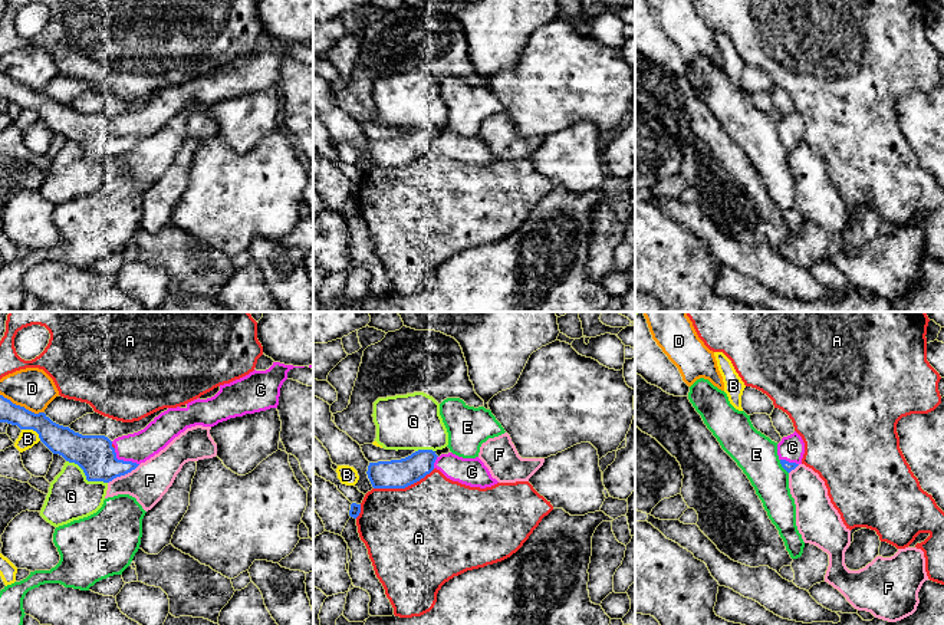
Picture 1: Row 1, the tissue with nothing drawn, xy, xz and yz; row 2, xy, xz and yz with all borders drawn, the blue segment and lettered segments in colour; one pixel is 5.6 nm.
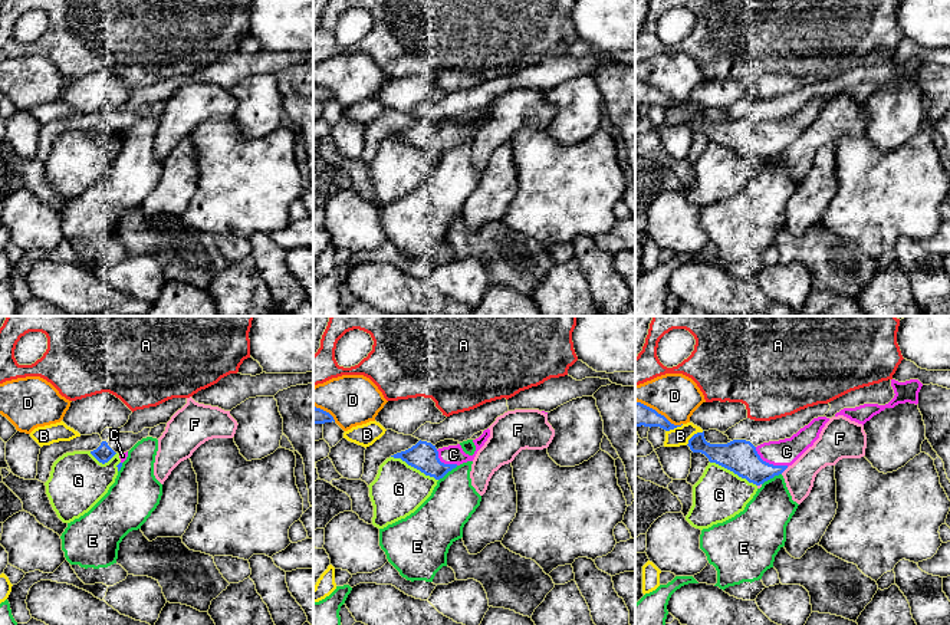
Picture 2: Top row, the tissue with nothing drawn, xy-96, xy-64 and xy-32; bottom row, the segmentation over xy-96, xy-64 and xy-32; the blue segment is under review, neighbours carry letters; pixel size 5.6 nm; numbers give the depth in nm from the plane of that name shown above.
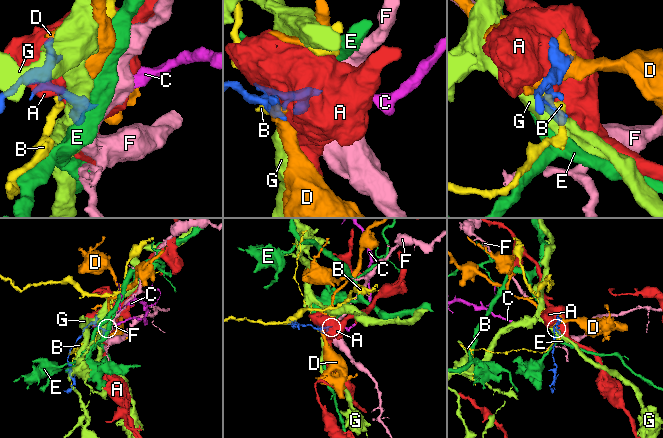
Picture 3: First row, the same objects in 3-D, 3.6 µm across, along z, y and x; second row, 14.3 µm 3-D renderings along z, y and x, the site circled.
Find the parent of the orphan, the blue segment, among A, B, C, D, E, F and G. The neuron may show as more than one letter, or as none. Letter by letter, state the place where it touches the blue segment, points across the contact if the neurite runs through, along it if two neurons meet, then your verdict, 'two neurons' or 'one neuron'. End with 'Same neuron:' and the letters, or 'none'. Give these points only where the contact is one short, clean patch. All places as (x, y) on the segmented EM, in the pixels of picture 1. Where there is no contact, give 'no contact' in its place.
A: xz (404, 487) | two neurons
B: xy (33, 430) | two neurons
C: xy (122, 460) | one neuron
D: xy (22, 407) | two neurons
E: yz (782, 466) | two neurons
F: xy (124, 474) | two neurons
G: xy (86, 477) | two neurons
Same neuron: C

